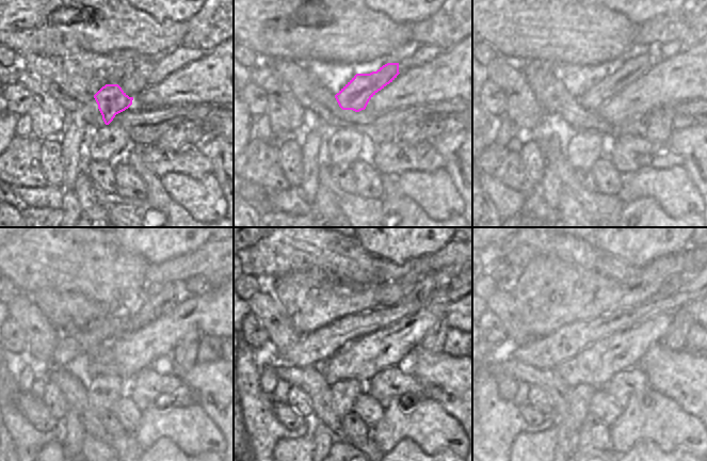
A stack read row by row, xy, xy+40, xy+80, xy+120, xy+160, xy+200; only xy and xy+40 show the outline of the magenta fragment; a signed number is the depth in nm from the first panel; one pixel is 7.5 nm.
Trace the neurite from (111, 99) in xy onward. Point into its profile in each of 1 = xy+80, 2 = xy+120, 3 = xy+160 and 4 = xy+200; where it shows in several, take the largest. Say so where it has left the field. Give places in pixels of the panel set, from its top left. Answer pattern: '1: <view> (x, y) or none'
1: xy+80 (608, 84)
2: xy+120 (154, 306)
3: xy+160 (427, 285)
4: xy+200 (673, 283)

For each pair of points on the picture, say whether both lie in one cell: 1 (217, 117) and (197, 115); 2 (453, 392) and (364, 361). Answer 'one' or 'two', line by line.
1: one
2: two

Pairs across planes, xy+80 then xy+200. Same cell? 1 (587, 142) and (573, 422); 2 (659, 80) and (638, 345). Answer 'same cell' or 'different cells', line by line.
1: same cell
2: same cell

